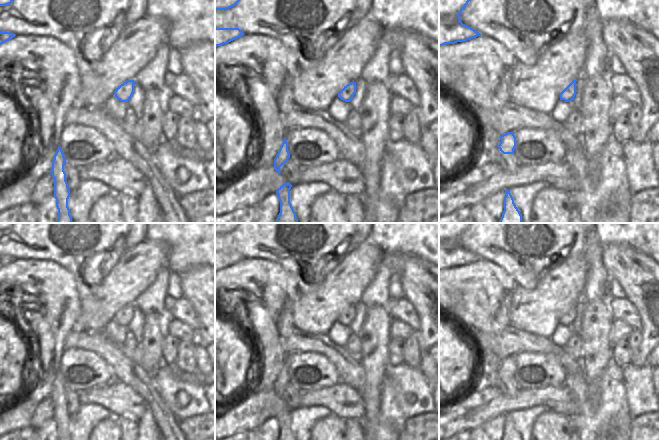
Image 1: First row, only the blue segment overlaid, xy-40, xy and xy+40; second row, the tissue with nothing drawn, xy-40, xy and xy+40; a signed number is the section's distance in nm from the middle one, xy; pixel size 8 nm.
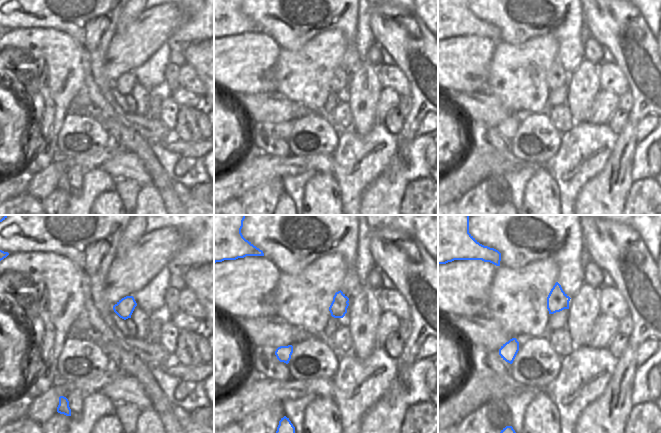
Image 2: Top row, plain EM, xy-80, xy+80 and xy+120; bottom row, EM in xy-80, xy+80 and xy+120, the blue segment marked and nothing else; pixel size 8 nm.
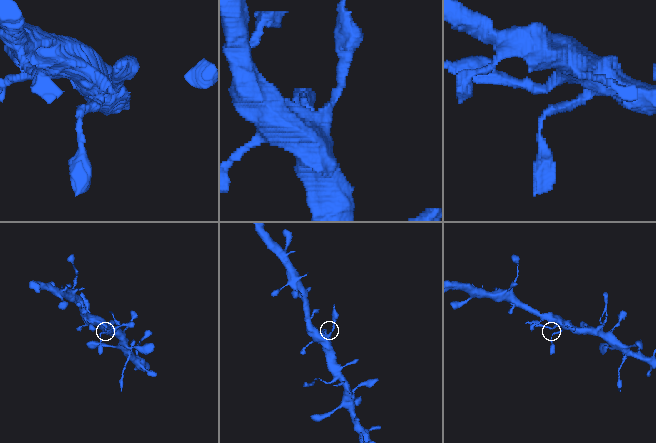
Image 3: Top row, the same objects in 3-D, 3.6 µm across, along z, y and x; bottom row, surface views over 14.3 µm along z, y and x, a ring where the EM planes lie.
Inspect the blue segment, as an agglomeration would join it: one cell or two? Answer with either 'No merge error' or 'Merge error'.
Merge error.

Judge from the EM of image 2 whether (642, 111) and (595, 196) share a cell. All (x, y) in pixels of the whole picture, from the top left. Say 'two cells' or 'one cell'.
one cell

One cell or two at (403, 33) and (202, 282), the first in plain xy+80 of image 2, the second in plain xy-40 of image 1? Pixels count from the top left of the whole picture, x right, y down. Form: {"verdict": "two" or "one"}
{"verdict": "one"}

